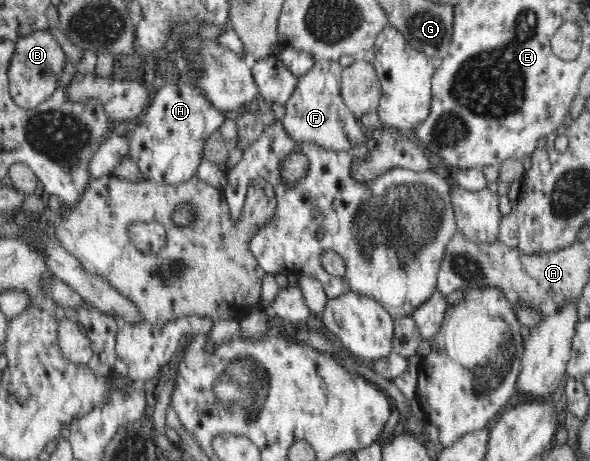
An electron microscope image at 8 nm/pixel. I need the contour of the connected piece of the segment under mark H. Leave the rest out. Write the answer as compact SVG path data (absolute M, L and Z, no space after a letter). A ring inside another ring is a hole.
M167 83L145 108L129 139L129 155L148 181L181 185L195 177L203 160L204 139L223 125L226 117L214 108L193 83Z

